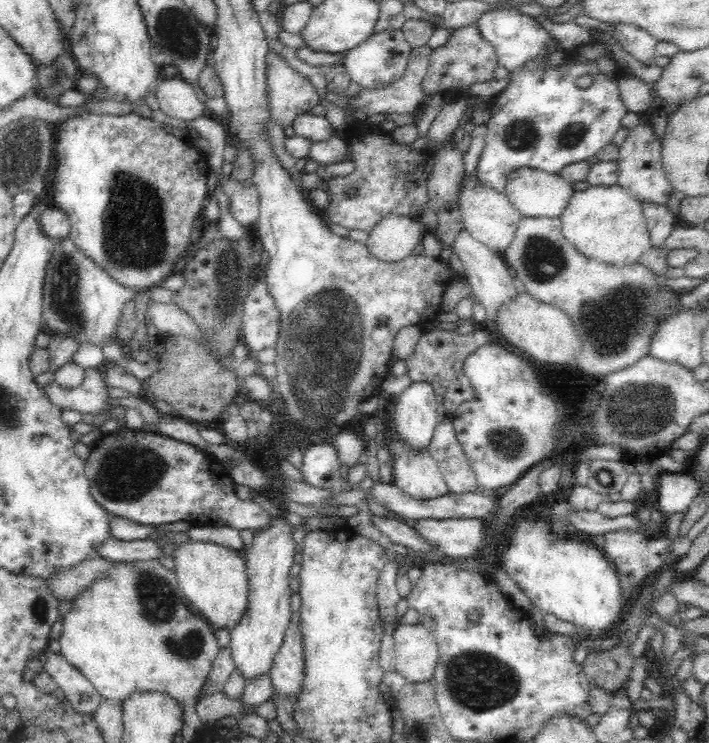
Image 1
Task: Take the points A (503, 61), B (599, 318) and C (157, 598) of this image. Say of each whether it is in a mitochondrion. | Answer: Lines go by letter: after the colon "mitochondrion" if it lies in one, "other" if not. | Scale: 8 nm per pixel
A: other
B: mitochondrion
C: mitochondrion

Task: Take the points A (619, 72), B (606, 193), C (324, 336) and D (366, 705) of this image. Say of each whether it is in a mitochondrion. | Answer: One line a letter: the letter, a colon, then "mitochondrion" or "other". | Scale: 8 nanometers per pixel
A: other
B: other
C: mitochondrion
D: other

